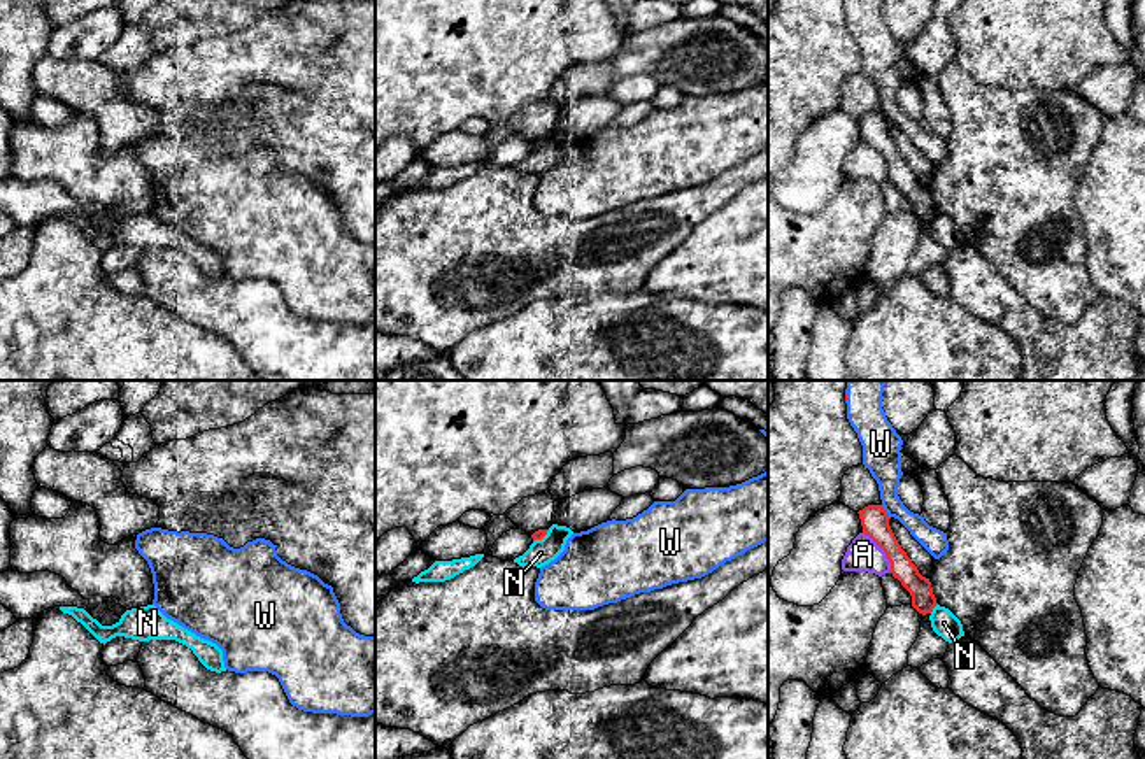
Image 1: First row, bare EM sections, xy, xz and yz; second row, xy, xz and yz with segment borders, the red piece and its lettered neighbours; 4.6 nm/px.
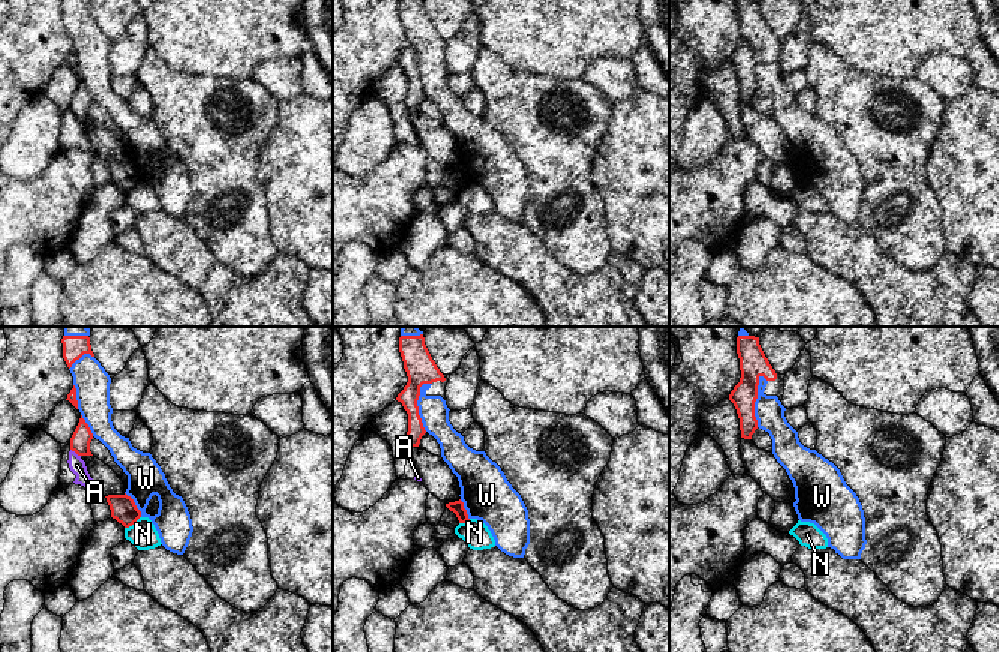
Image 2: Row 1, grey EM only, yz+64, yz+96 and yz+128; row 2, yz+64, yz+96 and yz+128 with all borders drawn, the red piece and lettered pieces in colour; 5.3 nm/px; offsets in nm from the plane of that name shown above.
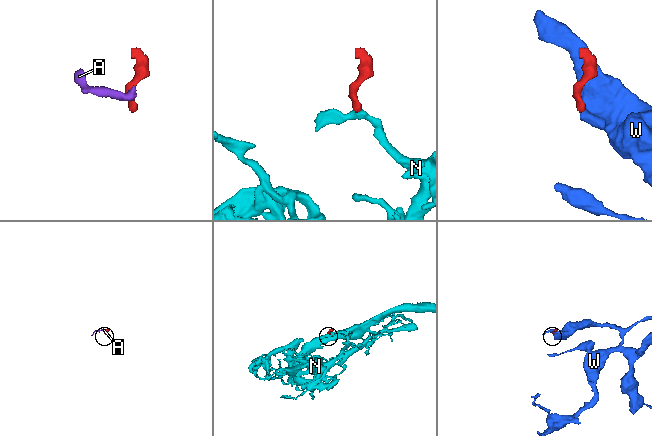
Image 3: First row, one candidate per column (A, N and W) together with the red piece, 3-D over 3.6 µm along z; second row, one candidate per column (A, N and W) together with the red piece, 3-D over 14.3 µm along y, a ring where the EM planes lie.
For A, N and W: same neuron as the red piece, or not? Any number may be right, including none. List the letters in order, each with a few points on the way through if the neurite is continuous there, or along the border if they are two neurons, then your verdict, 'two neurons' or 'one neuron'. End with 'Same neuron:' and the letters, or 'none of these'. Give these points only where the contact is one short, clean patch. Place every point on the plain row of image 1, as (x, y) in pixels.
A: border yz (863, 139), (884, 160), (889, 179); two neurons
N: two neurons
W: two neurons
Same neuron: none of these

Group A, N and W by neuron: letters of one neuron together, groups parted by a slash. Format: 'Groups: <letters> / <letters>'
Groups: A / N / W

